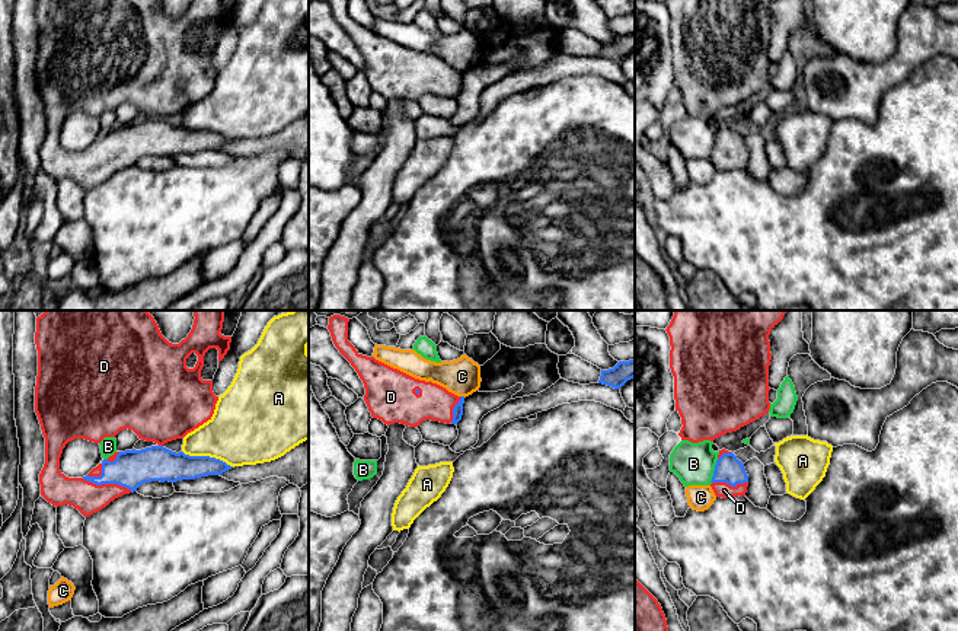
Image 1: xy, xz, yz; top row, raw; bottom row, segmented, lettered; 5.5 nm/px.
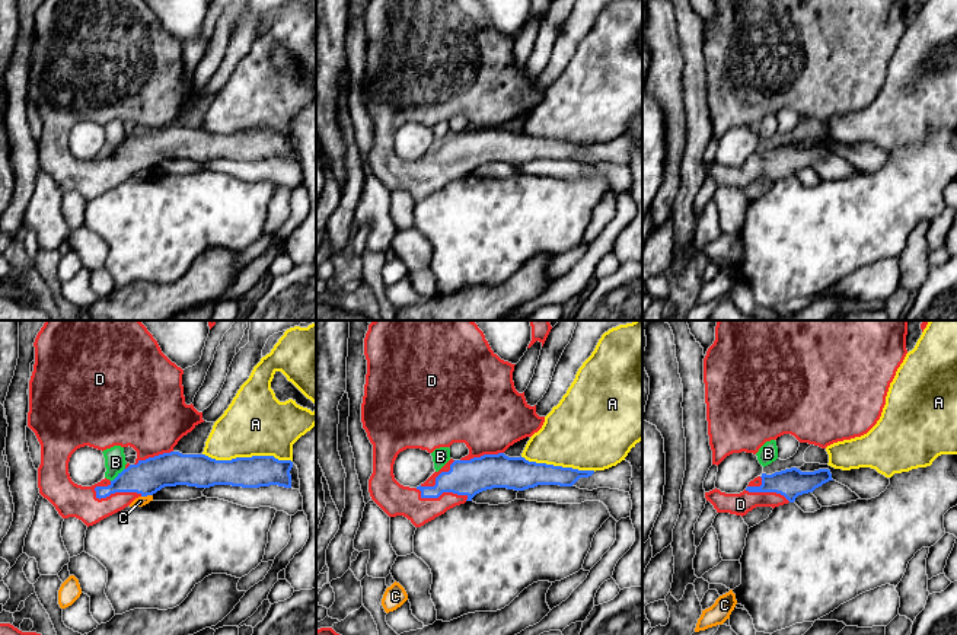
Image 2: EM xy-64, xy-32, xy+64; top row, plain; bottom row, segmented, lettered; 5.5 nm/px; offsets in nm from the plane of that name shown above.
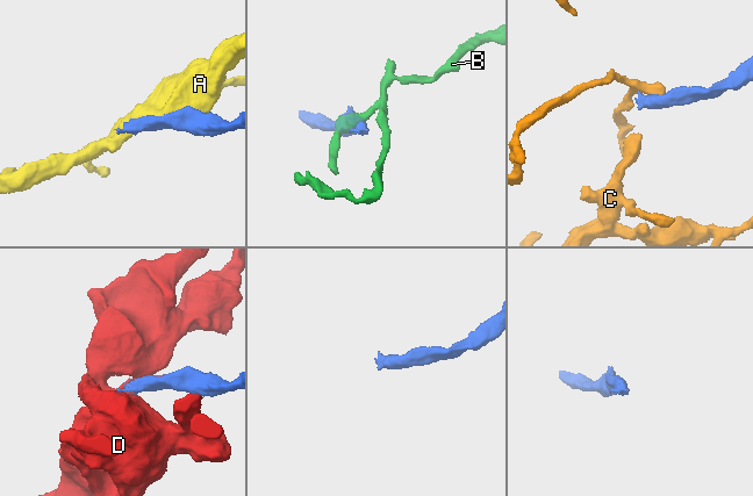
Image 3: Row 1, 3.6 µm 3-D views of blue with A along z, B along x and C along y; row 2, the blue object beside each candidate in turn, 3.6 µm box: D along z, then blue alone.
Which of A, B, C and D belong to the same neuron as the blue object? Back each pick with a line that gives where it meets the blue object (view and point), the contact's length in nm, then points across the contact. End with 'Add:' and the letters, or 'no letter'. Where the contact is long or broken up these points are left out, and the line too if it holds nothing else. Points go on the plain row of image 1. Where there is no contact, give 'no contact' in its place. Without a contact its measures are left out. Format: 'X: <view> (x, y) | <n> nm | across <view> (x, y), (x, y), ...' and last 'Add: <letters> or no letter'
D: xy (107, 156) | 280 nm
Add: D

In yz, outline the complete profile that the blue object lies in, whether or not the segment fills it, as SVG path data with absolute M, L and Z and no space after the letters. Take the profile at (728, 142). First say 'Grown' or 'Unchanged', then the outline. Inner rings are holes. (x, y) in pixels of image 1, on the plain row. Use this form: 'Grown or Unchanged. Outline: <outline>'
Grown. Outline: M722 122L710 156L716 171L743 171L747 166L748 149L744 137L732 125Z

